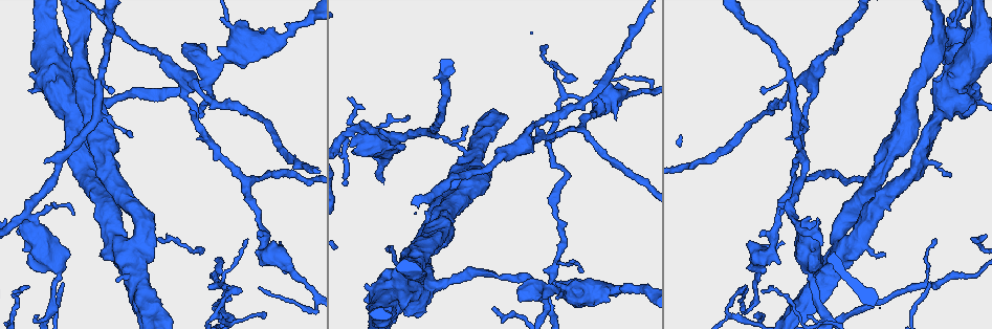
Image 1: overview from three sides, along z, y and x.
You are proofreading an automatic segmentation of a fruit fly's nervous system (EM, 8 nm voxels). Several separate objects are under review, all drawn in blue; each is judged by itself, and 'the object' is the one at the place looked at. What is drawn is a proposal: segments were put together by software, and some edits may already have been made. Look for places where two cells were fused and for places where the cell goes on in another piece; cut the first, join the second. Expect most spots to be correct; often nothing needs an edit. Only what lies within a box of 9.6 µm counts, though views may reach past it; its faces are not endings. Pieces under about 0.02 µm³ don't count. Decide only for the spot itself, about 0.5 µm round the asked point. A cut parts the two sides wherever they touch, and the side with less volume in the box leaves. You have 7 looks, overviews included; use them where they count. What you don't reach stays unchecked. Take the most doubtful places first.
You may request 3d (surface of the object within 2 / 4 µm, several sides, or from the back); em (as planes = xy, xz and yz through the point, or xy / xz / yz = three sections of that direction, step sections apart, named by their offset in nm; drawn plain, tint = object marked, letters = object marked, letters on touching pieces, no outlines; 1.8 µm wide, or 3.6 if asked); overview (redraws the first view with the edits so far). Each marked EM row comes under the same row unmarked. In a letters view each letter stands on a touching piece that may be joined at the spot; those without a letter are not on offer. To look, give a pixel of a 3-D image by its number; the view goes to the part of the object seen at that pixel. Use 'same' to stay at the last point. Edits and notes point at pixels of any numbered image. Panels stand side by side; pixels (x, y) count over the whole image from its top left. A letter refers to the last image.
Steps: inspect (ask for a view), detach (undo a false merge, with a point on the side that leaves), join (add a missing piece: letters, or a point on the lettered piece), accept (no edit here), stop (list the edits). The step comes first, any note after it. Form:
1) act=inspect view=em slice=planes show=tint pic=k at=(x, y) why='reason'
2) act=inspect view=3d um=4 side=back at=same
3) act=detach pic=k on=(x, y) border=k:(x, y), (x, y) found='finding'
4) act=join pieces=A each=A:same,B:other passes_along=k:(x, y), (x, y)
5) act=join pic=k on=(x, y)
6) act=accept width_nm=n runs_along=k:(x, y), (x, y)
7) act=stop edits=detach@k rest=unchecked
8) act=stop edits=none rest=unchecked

act=inspect view=3d um=2 pic=1 at=(876, 205) why='looks like a crossing'

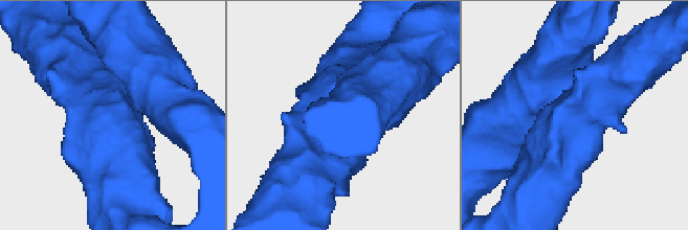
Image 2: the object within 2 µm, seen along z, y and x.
act=inspect view=em slice=planes show=letters pic=2 at=(578, 112) arms=4

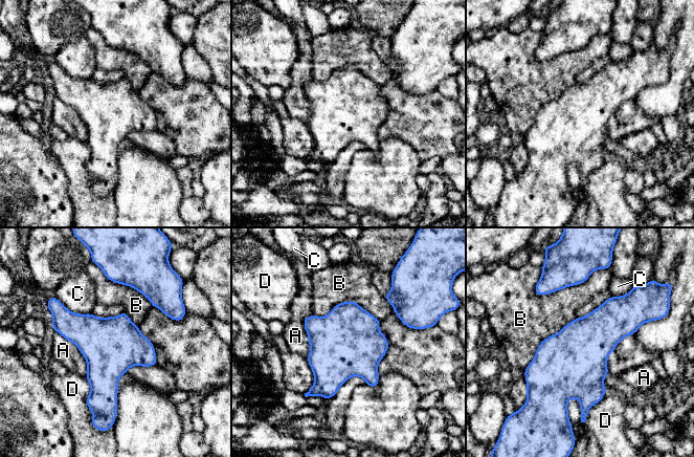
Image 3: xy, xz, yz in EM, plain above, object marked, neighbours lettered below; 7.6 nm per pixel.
act=accept width_nm=440 each=A:other,B:other,C:other,D:other border=3:(312, 313), (355, 301), (380, 321) found='continuous, no second cell'

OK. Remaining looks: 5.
act=inspect view=3d um=4 side=back pic=1 at=(208, 76) why='four arms meet'

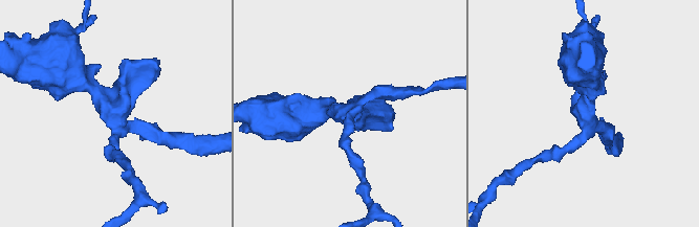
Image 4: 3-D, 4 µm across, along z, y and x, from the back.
act=inspect view=em slice=planes show=letters pic=4 at=(348, 113) arms=4 why='need the tissue'

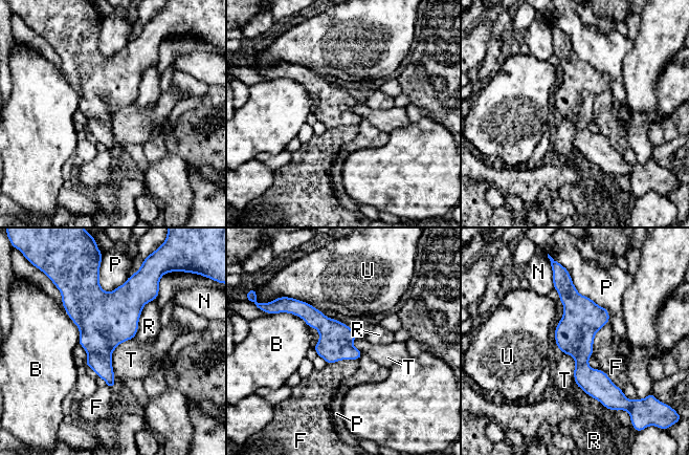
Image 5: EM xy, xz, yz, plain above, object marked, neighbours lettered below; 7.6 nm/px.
act=accept width_nm=260 each=B:other,F:other,N:other,P:other,R:other,T:other,U:other runs_along=5:(567, 283), (581, 368), (604, 402) found='all the same cell'

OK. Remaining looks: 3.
act=inspect view=3d um=4 pic=1 at=(770, 254) why='arms part here'

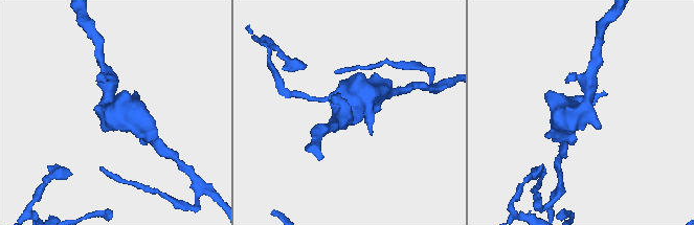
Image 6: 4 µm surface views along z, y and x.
act=inspect view=em um=3.6 slice=planes show=tint pic=6 at=(583, 110)

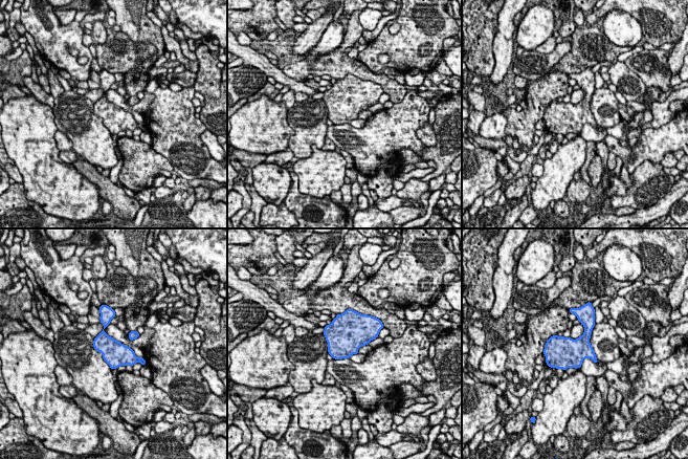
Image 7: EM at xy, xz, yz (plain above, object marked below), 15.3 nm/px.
act=inspect view=em um=3.6 slice=planes show=letters at=same why='see the neighbours'

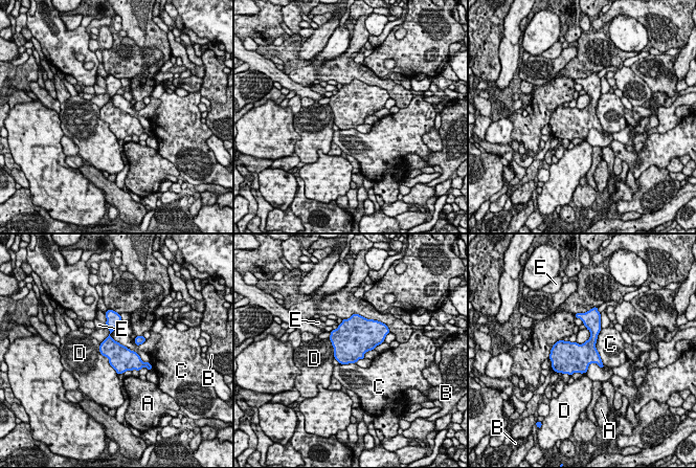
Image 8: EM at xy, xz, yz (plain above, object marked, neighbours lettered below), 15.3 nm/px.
act=accept longest_contact=D:550nm each=A:other,B:other,C:other,D:other,E:other found='continuous, no second cell'

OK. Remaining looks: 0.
act=stop edits=none rest=unchecked

